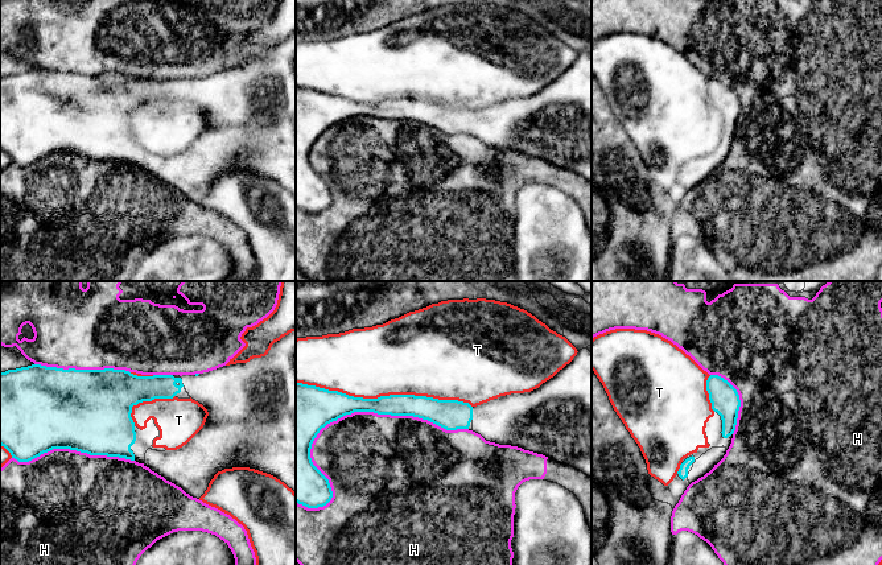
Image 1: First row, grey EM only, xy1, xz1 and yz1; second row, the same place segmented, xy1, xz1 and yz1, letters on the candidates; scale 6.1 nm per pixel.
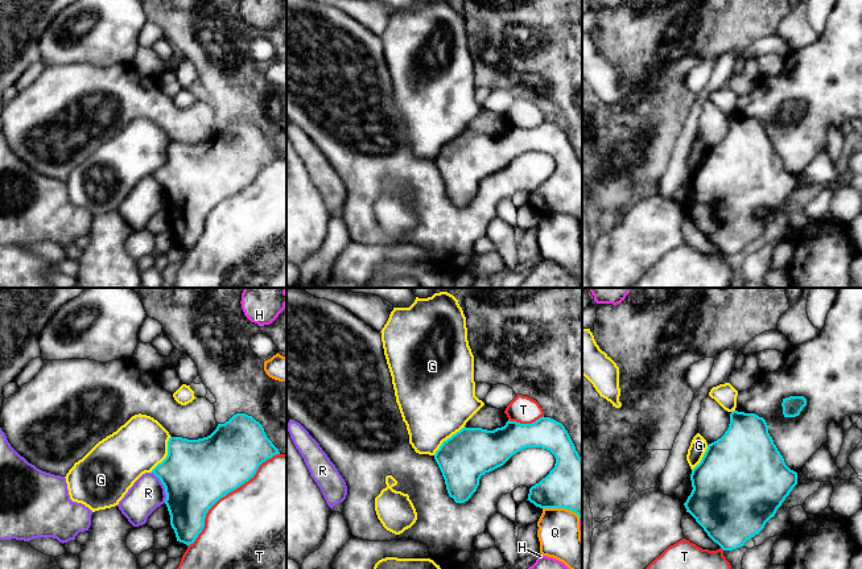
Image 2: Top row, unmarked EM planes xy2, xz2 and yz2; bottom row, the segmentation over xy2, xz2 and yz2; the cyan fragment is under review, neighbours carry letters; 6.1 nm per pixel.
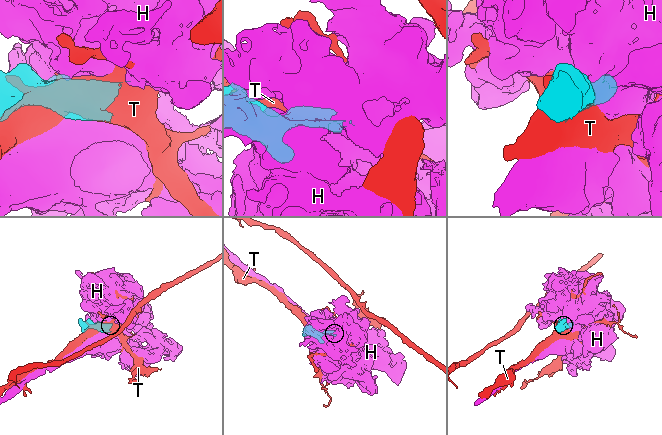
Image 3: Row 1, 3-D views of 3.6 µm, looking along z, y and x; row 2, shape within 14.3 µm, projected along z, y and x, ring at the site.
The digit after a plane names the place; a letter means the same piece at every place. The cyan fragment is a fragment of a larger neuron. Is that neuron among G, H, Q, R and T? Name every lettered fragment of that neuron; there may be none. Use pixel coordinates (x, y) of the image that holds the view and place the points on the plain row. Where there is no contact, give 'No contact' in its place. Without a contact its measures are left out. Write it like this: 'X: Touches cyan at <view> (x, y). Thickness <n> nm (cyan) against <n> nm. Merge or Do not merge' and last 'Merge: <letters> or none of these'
G: Touches cyan at xy2 (168, 159). Thickness 420 nm (cyan) against 320 nm. Do not merge
H: Touches cyan at xz1 (342, 120). Thickness 320 nm (cyan) against 500 nm. Do not merge
Q: Touches cyan at xz2 (561, 211). Thickness 320 nm (cyan) against 260 nm. Do not merge
R: Touches cyan at xy2 (164, 190). Thickness 420 nm (cyan) against 200 nm. Do not merge
T: Touches cyan at xz1 (384, 100). Thickness 140 nm (cyan) against 440 nm. Do not merge
Merge: none of these

